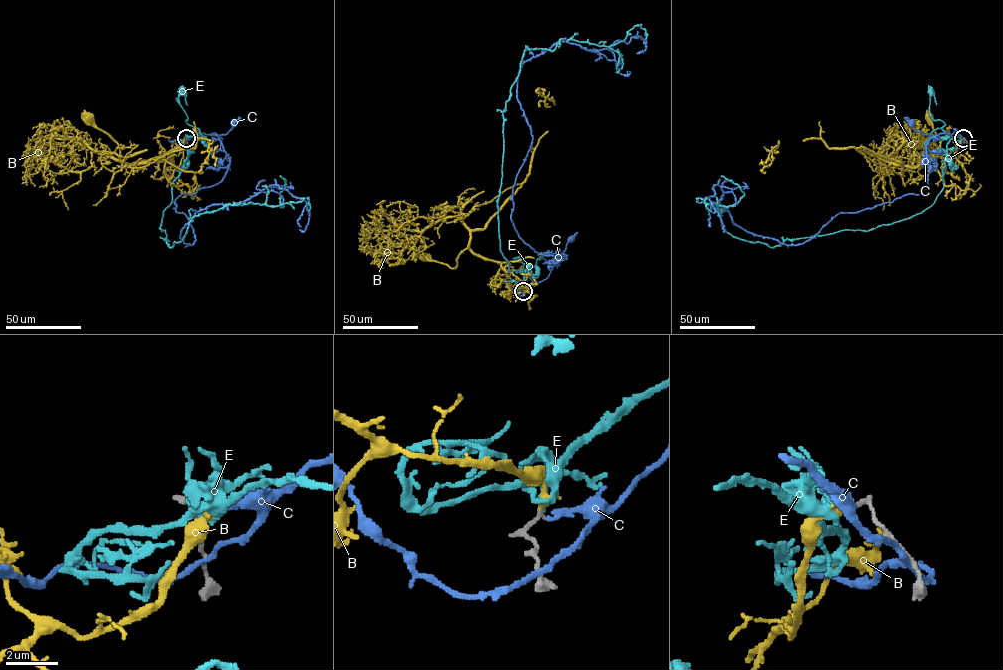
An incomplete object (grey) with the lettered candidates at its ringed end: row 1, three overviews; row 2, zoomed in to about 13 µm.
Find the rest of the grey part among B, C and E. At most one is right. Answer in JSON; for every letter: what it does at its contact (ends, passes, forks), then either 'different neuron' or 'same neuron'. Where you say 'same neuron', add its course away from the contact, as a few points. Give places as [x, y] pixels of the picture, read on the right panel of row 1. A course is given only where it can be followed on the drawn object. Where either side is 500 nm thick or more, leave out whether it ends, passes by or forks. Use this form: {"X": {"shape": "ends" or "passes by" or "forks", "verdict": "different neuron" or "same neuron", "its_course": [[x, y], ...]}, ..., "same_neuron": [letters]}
{"B": {"shape": "ends", "verdict": "same neuron", "its_course": [[963, 138], [951, 161], [934, 156], [920, 165], [930, 157], [940, 143], [929, 118]]}, "C": {"shape": "ends", "verdict": "different neuron"}, "E": {"shape": "forks", "verdict": "different neuron"}, "same_neuron": ["B"]}

